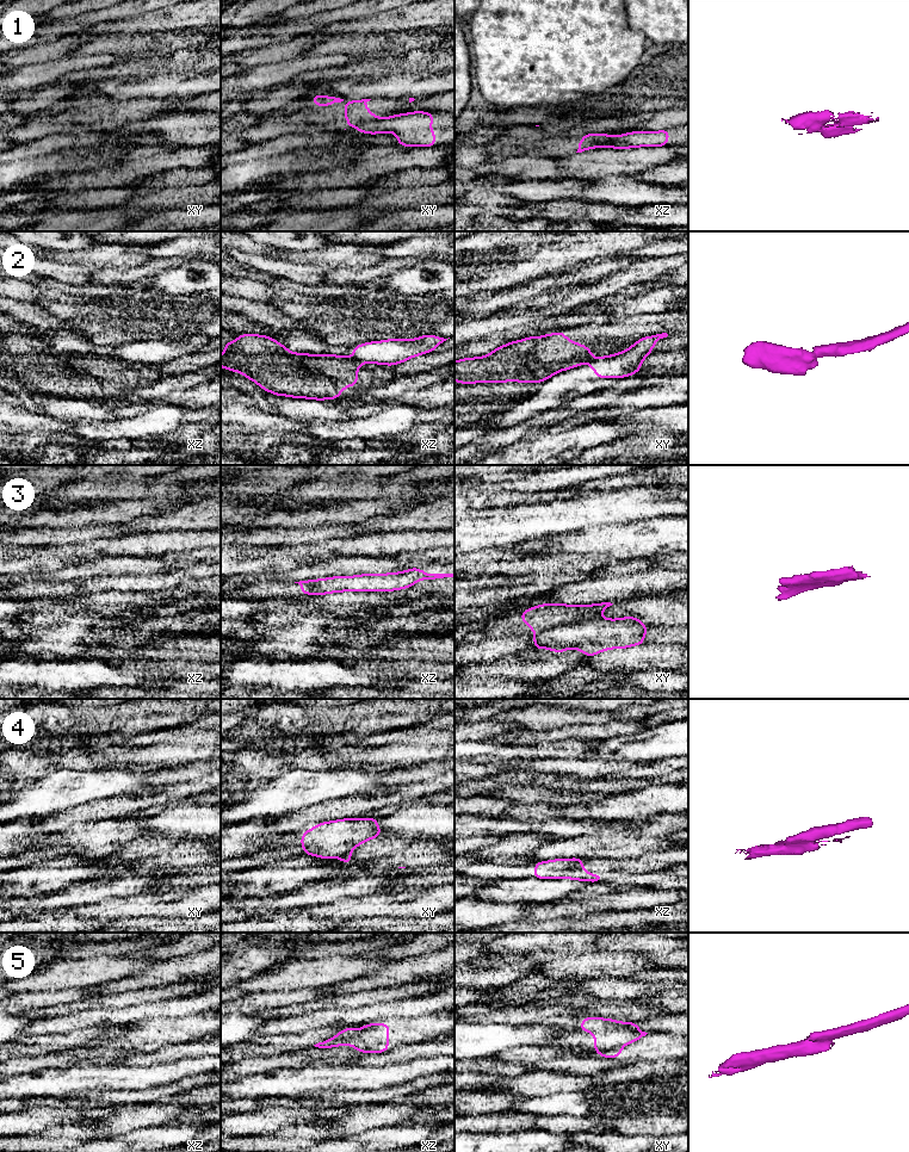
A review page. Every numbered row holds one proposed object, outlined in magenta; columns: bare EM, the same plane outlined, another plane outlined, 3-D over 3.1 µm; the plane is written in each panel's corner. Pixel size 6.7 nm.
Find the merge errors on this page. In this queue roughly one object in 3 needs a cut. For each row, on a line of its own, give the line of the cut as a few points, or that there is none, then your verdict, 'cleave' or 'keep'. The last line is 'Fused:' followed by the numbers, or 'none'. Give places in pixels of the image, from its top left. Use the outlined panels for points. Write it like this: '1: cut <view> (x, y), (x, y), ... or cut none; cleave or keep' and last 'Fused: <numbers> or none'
1: cut xy (381, 119), (371, 119), (356, 128); cleave
2: cut xz (352, 358), (358, 361); cleave
3: cut xy (595, 617), (588, 620), (548, 627), (535, 636); cleave
4: cut xz (583, 859), (564, 877); cleave
5: cut xy (620, 1047), (599, 1052); cleave
Fused: 1, 2, 3, 4, 5

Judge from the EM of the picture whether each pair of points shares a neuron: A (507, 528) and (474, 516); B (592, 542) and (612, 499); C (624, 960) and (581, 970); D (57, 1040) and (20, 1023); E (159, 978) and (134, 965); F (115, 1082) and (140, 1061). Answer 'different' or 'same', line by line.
A: same
B: different
C: same
D: different
E: different
F: different

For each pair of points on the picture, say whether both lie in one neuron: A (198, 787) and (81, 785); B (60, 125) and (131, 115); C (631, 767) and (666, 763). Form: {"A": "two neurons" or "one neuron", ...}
{"A": "two neurons", "B": "one neuron", "C": "one neuron"}

